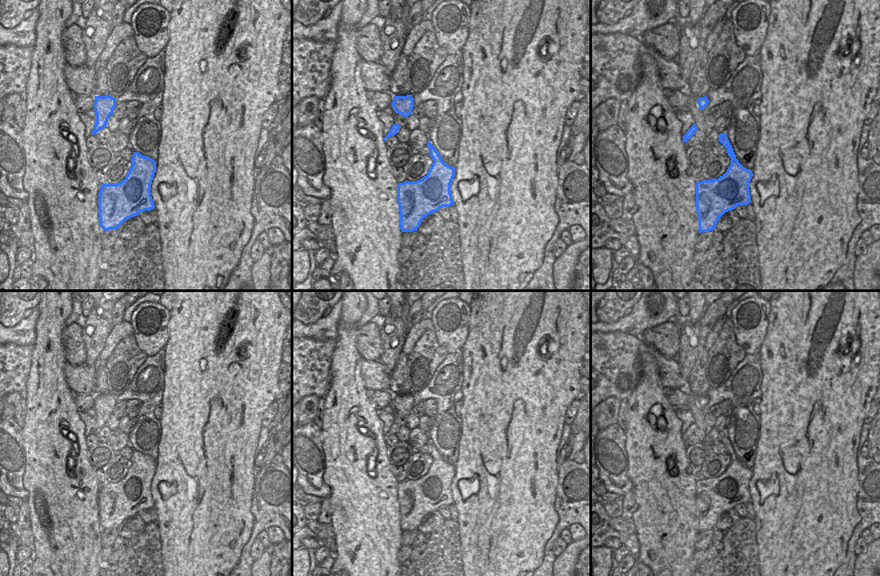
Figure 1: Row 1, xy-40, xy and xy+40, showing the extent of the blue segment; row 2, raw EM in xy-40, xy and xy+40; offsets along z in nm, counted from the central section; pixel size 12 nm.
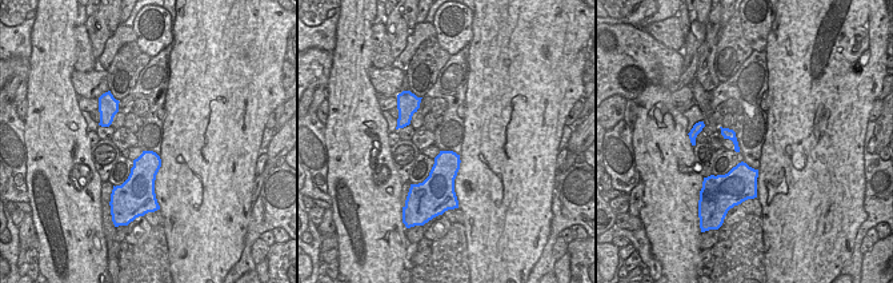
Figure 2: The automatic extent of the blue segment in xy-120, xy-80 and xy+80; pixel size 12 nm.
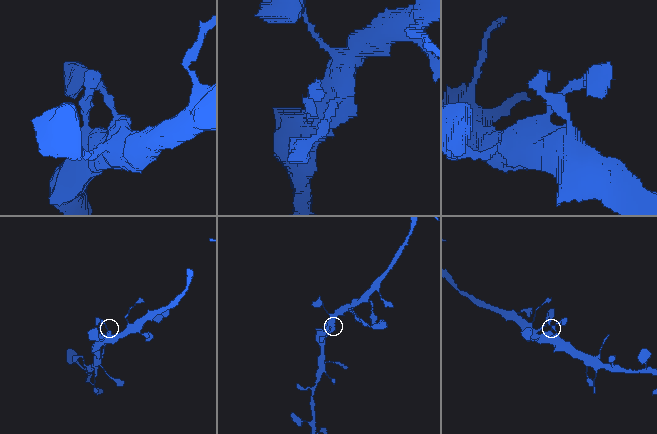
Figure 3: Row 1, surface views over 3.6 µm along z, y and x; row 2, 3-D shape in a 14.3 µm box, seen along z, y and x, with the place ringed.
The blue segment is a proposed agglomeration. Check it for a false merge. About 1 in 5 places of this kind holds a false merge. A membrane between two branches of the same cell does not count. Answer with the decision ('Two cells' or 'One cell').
One cell

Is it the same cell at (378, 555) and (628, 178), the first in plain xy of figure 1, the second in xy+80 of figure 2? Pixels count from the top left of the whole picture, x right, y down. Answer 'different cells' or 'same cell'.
different cells

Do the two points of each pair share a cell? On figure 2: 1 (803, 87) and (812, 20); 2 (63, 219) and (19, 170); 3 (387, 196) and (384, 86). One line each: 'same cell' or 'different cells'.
1: same cell
2: different cells
3: different cells

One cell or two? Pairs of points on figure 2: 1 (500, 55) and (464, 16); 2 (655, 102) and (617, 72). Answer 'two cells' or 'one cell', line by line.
1: two cells
2: two cells

